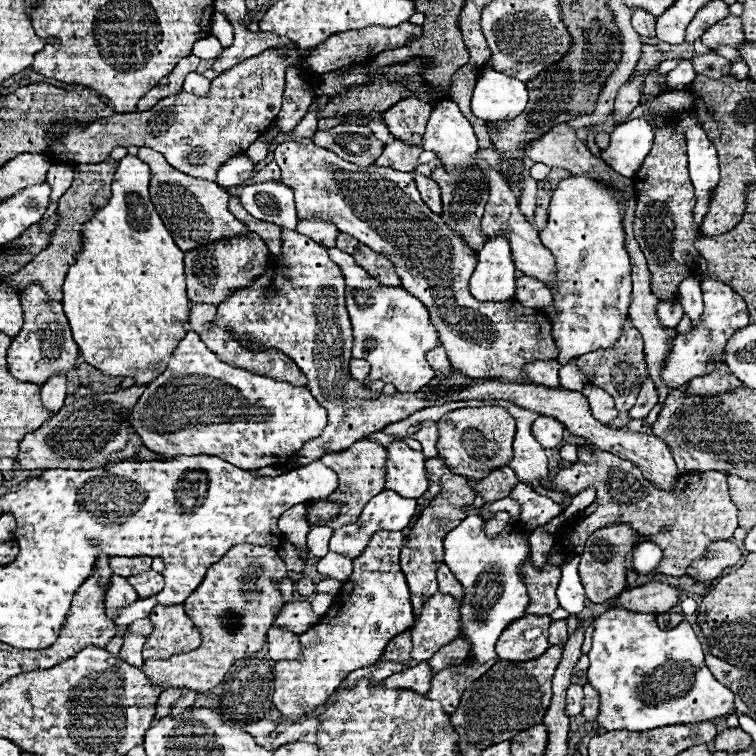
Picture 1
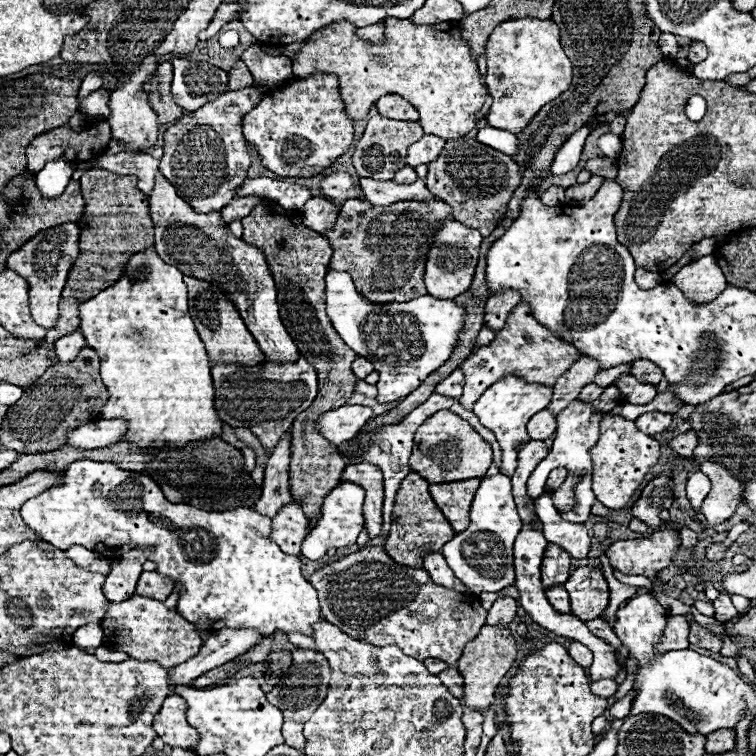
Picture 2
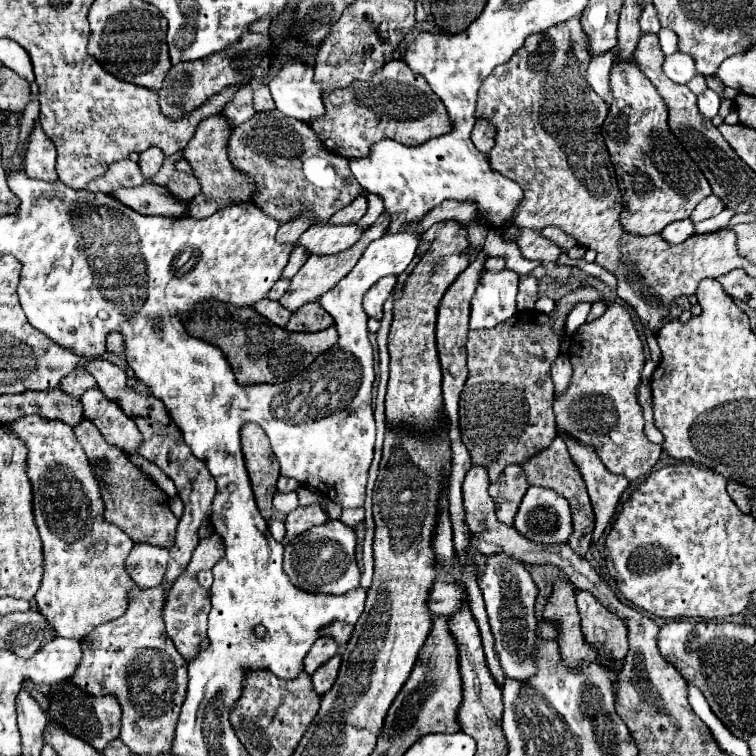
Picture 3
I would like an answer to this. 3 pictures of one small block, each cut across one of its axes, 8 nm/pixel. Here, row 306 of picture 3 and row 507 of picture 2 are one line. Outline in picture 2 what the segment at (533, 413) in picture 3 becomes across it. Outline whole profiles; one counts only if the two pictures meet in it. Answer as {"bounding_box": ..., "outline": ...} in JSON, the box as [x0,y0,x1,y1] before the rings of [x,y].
{"bounding_box":[550,474,578,512],"outline":[[[568,474],[566,482],[564,482],[560,488],[556,488],[554,492],[550,492],[550,494],[554,496],[552,502],[554,502],[556,510],[560,510],[560,512],[572,510],[572,506],[574,506],[574,486],[576,486],[576,482],[578,482],[578,478],[576,478],[574,474]]]}

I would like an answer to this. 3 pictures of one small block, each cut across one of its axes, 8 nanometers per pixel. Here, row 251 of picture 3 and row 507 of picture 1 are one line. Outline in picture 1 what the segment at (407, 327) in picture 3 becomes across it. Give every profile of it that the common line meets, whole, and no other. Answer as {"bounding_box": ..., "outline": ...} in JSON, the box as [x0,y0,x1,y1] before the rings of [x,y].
{"bounding_box":[400,458,476,616],"outline":[[[428,458],[426,460],[426,470],[428,470],[428,474],[432,478],[440,478],[442,492],[420,514],[420,518],[416,520],[416,524],[410,530],[408,538],[404,540],[404,548],[402,548],[402,554],[400,554],[400,568],[402,568],[404,576],[406,576],[408,586],[410,586],[414,616],[420,616],[426,600],[432,598],[432,594],[438,594],[436,570],[442,564],[442,554],[444,554],[442,540],[448,534],[448,530],[452,530],[456,524],[460,524],[468,516],[468,510],[470,510],[470,506],[472,506],[472,502],[476,498],[472,482],[462,474],[454,474],[440,458]]]}

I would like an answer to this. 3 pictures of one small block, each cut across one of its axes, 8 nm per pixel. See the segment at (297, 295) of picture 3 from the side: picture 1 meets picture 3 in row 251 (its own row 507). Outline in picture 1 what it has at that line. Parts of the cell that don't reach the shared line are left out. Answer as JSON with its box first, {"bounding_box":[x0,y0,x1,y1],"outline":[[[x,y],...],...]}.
{"bounding_box":[322,438,388,530],"outline":[[[362,438],[358,442],[354,442],[348,450],[342,450],[342,452],[334,452],[334,454],[324,454],[322,462],[326,466],[330,466],[332,470],[336,470],[338,478],[340,478],[340,486],[336,488],[336,492],[328,498],[336,500],[336,502],[342,502],[344,508],[342,508],[342,514],[336,518],[336,520],[330,520],[326,522],[326,526],[332,526],[334,530],[340,528],[340,526],[348,526],[352,522],[358,520],[358,516],[362,514],[364,506],[384,490],[384,482],[386,482],[386,460],[388,460],[388,452],[382,444],[370,440],[370,438]]]}

